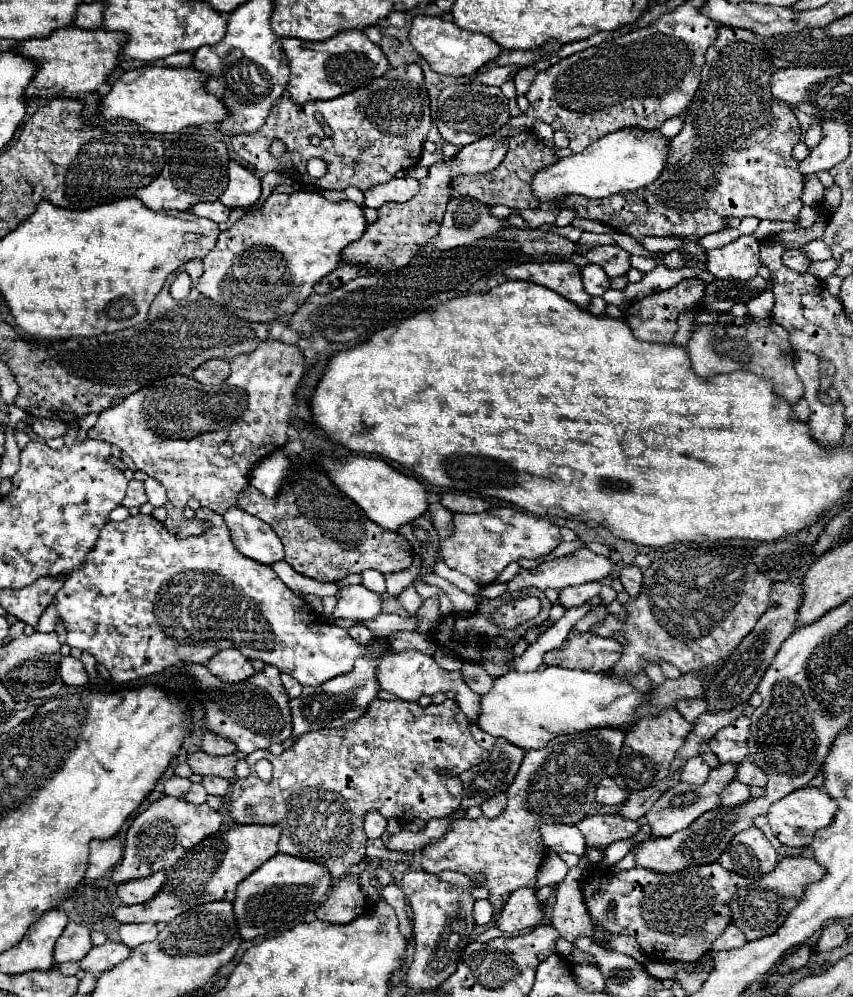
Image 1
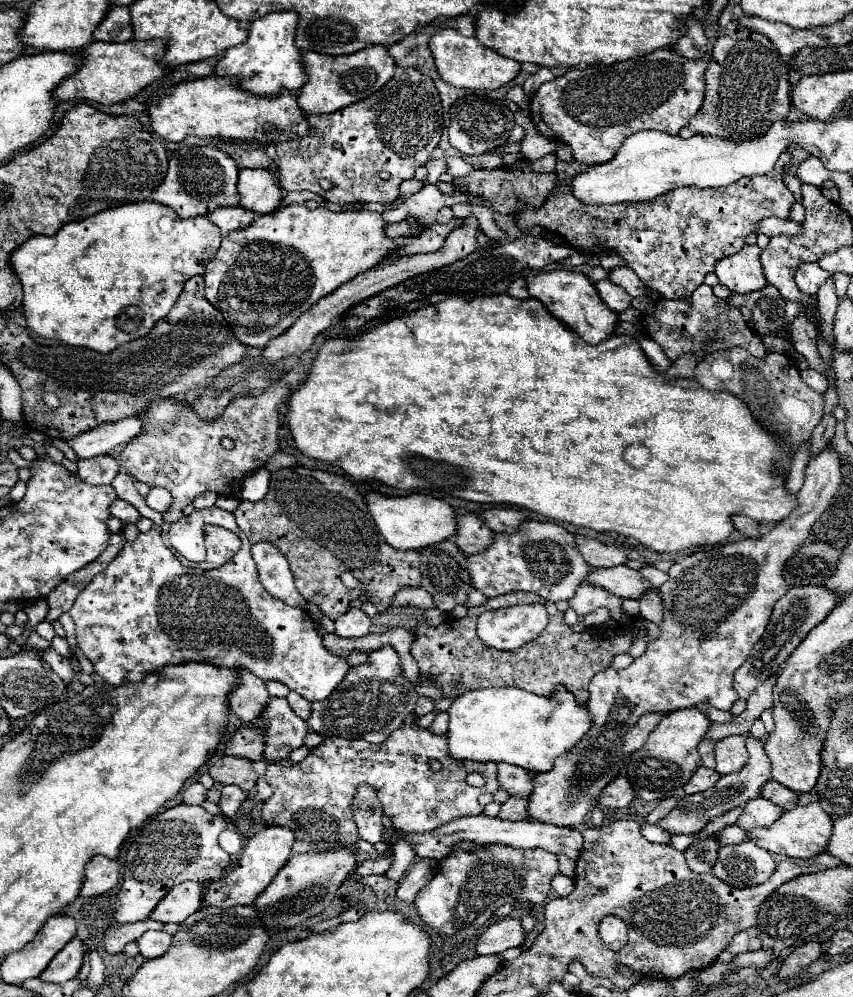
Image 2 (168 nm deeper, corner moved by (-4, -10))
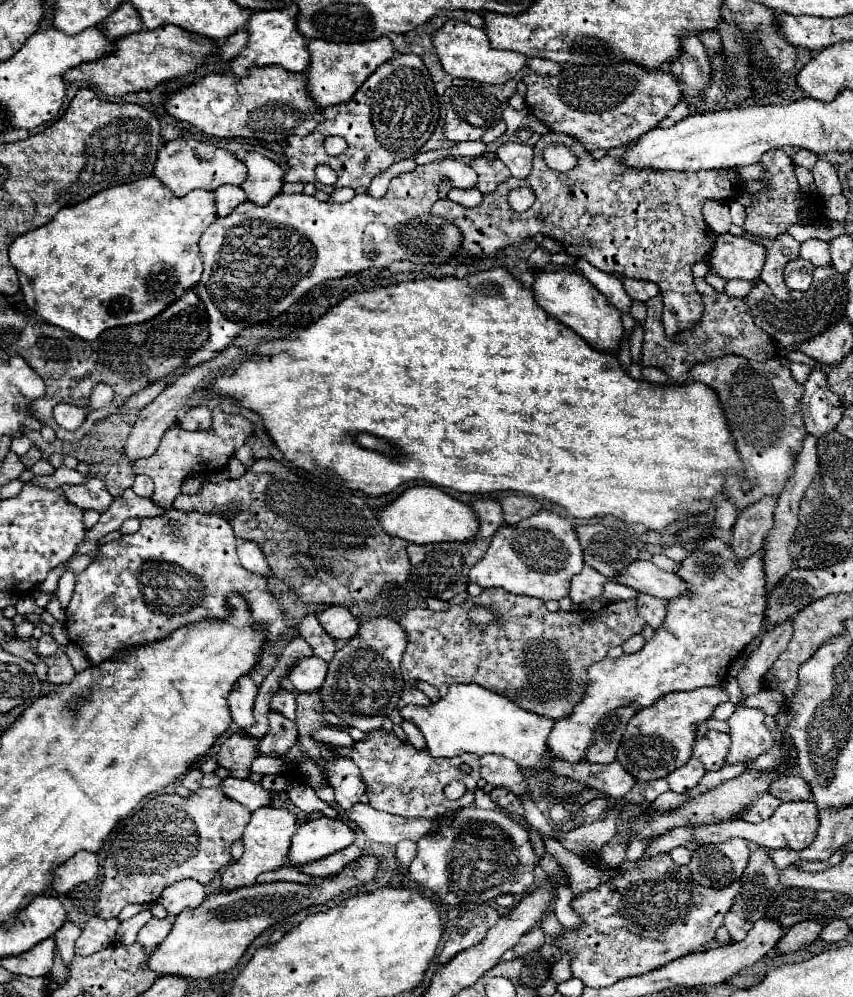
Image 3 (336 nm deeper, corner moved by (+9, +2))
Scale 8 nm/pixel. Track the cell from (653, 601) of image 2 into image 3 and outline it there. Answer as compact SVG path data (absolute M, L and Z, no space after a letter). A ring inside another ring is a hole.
M639 594L637 596L637 612L645 618L645 622L651 628L659 628L665 618L665 600L649 596L649 594Z

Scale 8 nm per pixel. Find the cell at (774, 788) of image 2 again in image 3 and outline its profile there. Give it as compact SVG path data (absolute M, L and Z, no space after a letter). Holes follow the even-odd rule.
M793 770L775 776L773 782L769 784L769 792L783 802L809 800L811 798L809 784L805 784L805 780L801 780L801 776L797 776L797 772L793 772Z

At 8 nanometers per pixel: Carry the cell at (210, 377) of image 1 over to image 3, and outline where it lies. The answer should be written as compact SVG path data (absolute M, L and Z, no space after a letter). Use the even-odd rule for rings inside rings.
M207 404L193 406L185 412L181 426L187 430L207 430L211 426L211 410Z

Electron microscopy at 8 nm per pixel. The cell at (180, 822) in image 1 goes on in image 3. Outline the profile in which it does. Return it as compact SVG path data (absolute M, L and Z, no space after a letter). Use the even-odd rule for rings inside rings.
M207 788L183 798L179 794L159 794L143 802L131 816L119 822L115 840L103 864L103 882L97 900L97 916L115 918L127 904L155 902L161 890L175 880L195 878L201 884L209 884L215 874L231 862L231 844L243 836L243 828L249 822L249 810L231 802L219 788Z

